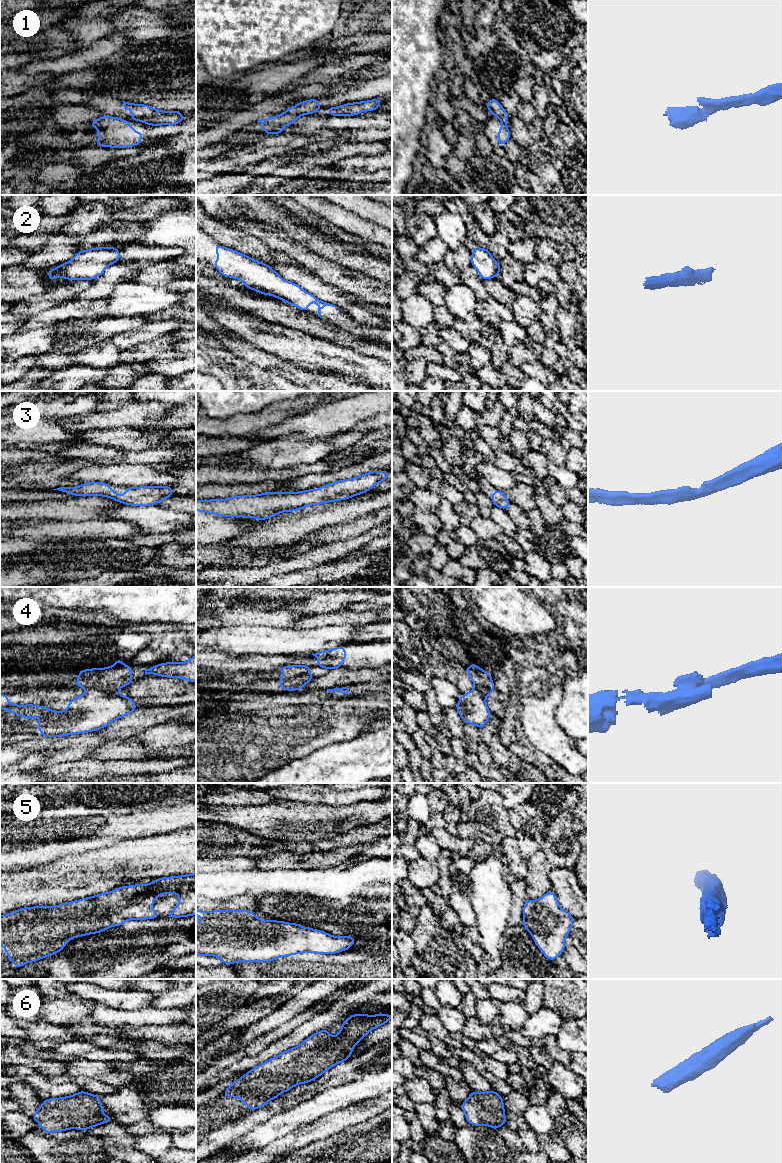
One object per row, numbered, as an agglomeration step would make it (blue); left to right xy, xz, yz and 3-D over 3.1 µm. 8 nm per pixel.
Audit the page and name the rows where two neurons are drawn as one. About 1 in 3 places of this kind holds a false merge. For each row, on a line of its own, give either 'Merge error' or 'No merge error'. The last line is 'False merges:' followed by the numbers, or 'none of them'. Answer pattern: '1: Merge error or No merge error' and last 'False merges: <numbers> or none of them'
1: Merge error
2: No merge error
3: No merge error
4: Merge error
5: No merge error
6: No merge error
False merges: 1, 4

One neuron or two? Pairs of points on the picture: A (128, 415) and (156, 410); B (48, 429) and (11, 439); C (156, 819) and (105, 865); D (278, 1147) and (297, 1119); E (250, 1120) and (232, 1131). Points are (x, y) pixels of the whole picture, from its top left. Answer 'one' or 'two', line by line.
A: one
B: one
C: two
D: two
E: one

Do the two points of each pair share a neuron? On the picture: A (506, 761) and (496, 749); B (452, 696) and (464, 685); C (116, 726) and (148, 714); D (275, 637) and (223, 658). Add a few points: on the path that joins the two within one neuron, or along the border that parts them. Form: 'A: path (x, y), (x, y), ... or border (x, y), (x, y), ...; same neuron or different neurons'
A: path (505, 758), (499, 752); same neuron
B: border (444, 677), (461, 694); different neurons
C: path (124, 726), (140, 719); same neuron
D: border (216, 650), (232, 653), (254, 653), (257, 655); different neurons

